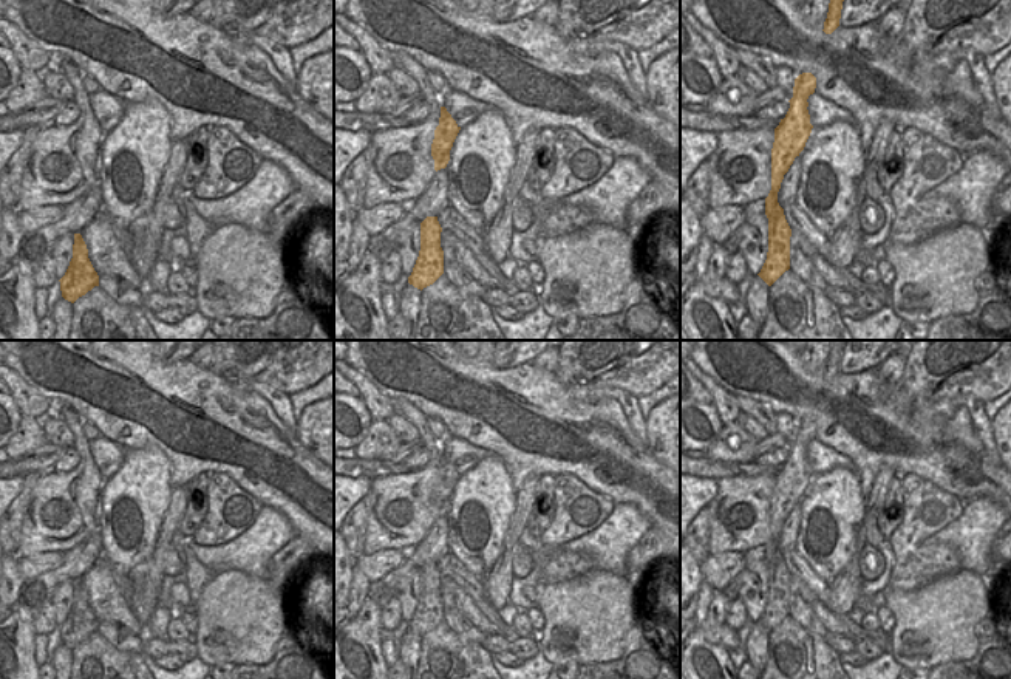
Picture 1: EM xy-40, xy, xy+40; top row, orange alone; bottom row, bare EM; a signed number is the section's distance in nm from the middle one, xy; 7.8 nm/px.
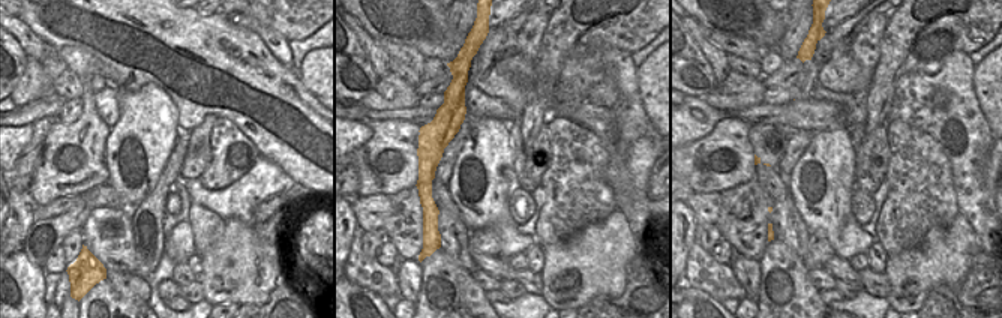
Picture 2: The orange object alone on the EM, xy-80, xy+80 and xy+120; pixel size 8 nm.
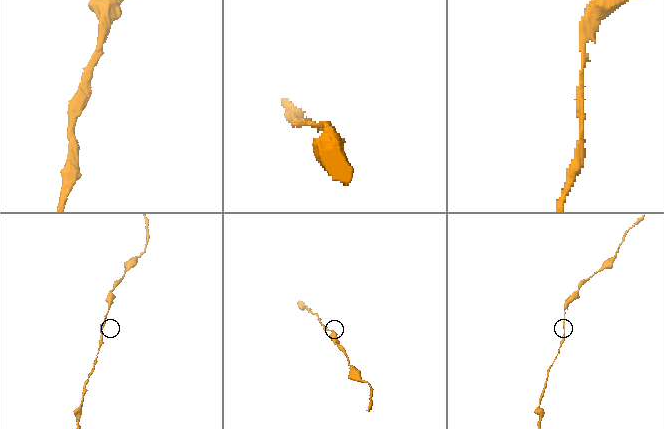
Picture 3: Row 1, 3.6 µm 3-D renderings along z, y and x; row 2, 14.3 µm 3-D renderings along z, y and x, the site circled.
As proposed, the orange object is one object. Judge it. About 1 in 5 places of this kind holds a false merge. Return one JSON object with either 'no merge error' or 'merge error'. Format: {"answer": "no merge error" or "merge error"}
{"answer": "no merge error"}

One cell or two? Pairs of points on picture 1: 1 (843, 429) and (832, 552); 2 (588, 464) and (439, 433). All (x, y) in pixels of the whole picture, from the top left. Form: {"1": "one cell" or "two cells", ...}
{"1": "two cells", "2": "two cells"}

